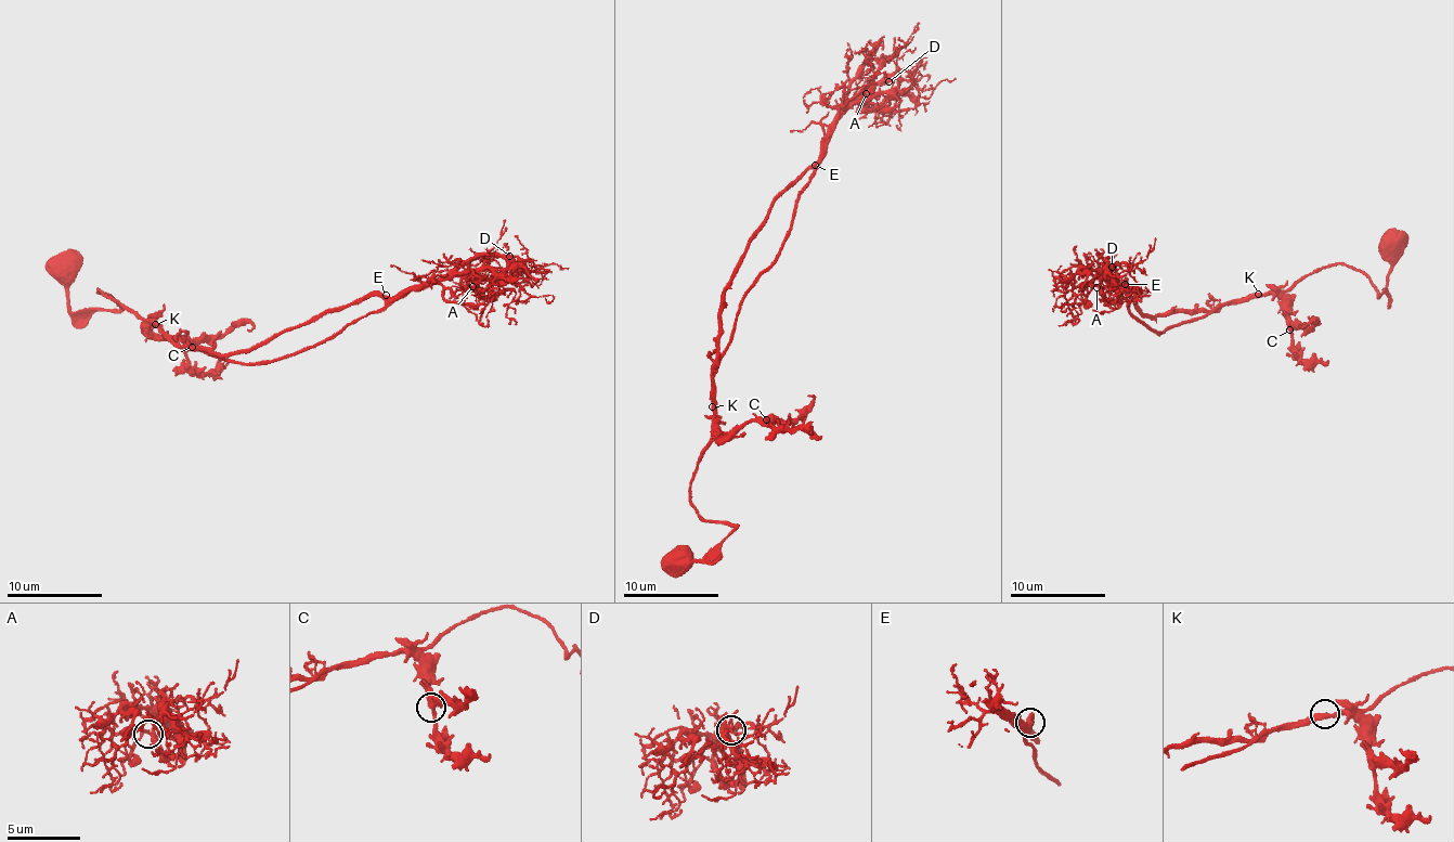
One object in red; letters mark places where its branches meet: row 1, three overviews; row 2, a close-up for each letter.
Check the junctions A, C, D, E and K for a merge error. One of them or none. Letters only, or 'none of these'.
none of these

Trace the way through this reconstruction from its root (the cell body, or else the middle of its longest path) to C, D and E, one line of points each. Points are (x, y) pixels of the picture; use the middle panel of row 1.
C: (741, 299), (731, 341), (711, 378), (712, 413), (715, 425), (724, 431), (766, 419)
D: (741, 299), (777, 257), (801, 192), (819, 168), (839, 117), (855, 104), (865, 89), (888, 82)
E: (741, 299), (777, 257), (815, 165)

